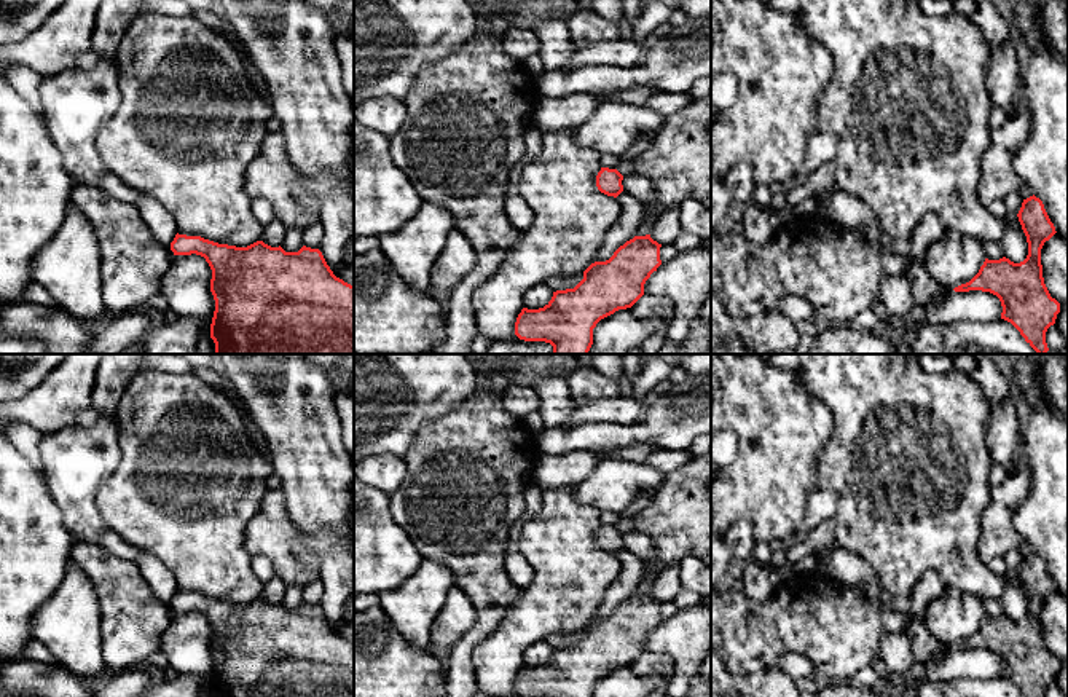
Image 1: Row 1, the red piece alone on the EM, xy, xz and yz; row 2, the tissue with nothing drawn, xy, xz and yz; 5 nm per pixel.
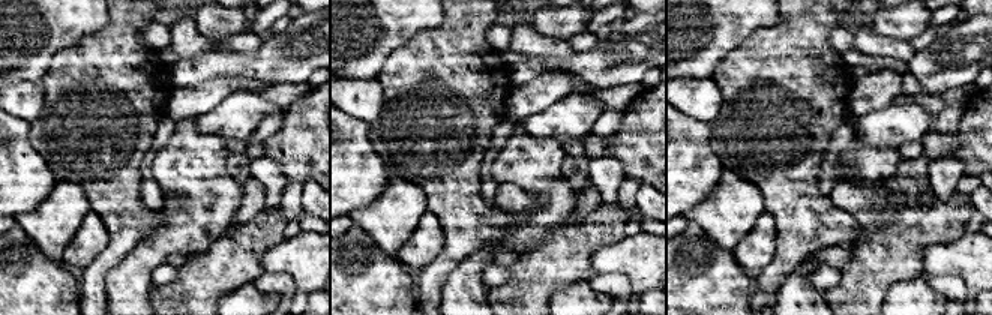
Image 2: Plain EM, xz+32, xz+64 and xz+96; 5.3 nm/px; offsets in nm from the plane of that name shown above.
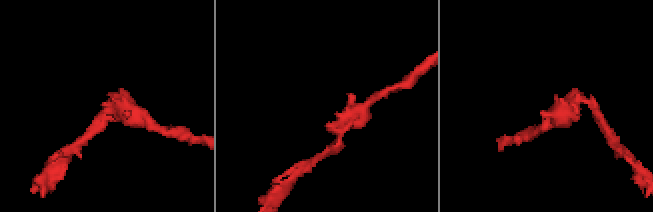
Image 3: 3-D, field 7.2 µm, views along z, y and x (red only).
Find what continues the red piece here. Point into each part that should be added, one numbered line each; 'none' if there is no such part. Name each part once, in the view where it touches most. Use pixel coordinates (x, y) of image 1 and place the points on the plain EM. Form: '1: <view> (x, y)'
none

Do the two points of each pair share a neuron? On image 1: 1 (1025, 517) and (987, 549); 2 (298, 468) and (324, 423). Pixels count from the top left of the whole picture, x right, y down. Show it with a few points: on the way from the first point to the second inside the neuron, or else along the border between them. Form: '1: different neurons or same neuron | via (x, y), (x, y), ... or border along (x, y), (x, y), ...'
1: different neurons | border along (1028, 490), (1014, 515), (1014, 528), (1024, 541)
2: same neuron | via (305, 456), (305, 442), (313, 434)

